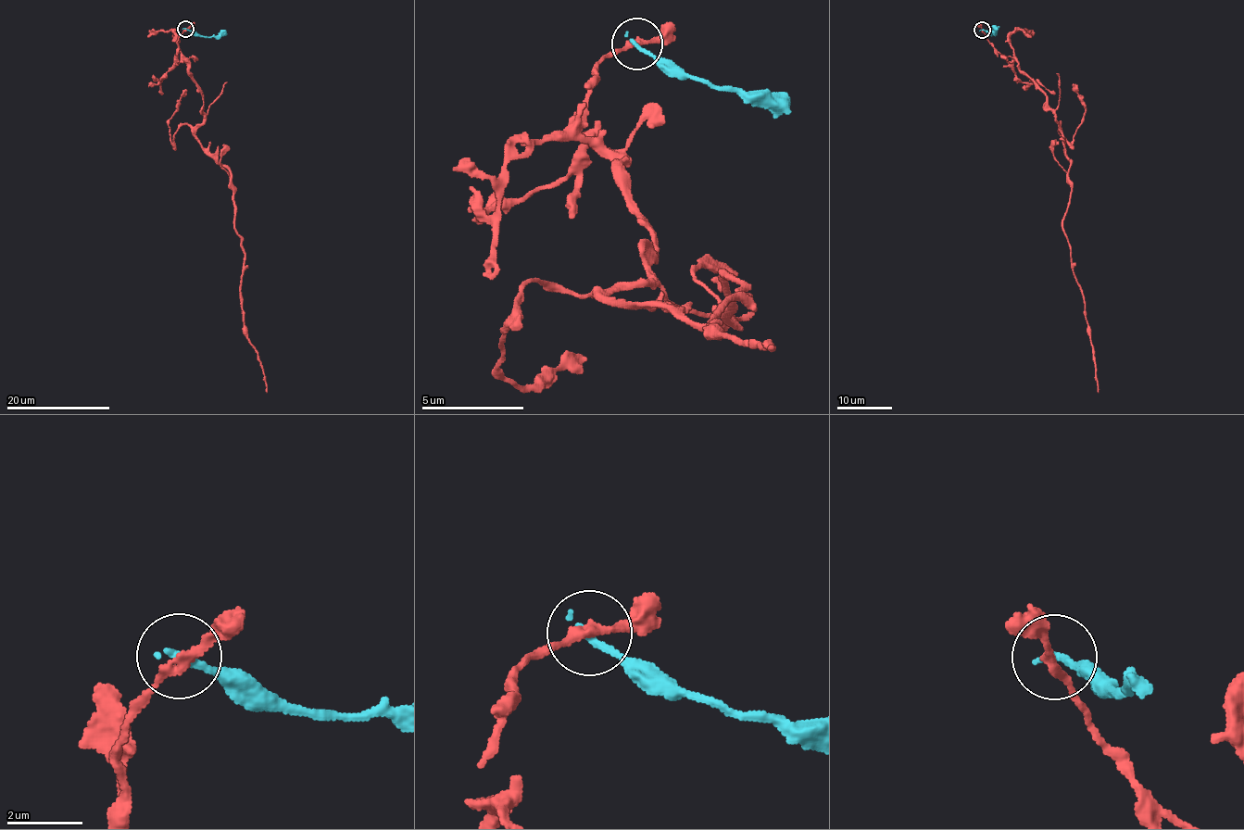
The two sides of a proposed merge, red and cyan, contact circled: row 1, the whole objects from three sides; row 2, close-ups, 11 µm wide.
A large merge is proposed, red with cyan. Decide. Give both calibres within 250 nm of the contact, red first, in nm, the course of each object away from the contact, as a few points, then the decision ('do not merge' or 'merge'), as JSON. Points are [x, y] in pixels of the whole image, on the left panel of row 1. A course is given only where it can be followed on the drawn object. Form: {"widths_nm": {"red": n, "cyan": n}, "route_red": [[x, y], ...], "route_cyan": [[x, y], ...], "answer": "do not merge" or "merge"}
{"widths_nm": {"red": 220, "cyan": 200}, "route_red": [[186, 29], [177, 61], [202, 95], [197, 142], [231, 177], [244, 253], [244, 334], [267, 392]], "route_cyan": [[186, 29], [200, 36], [220, 35], [226, 31]], "answer": "do not merge"}

